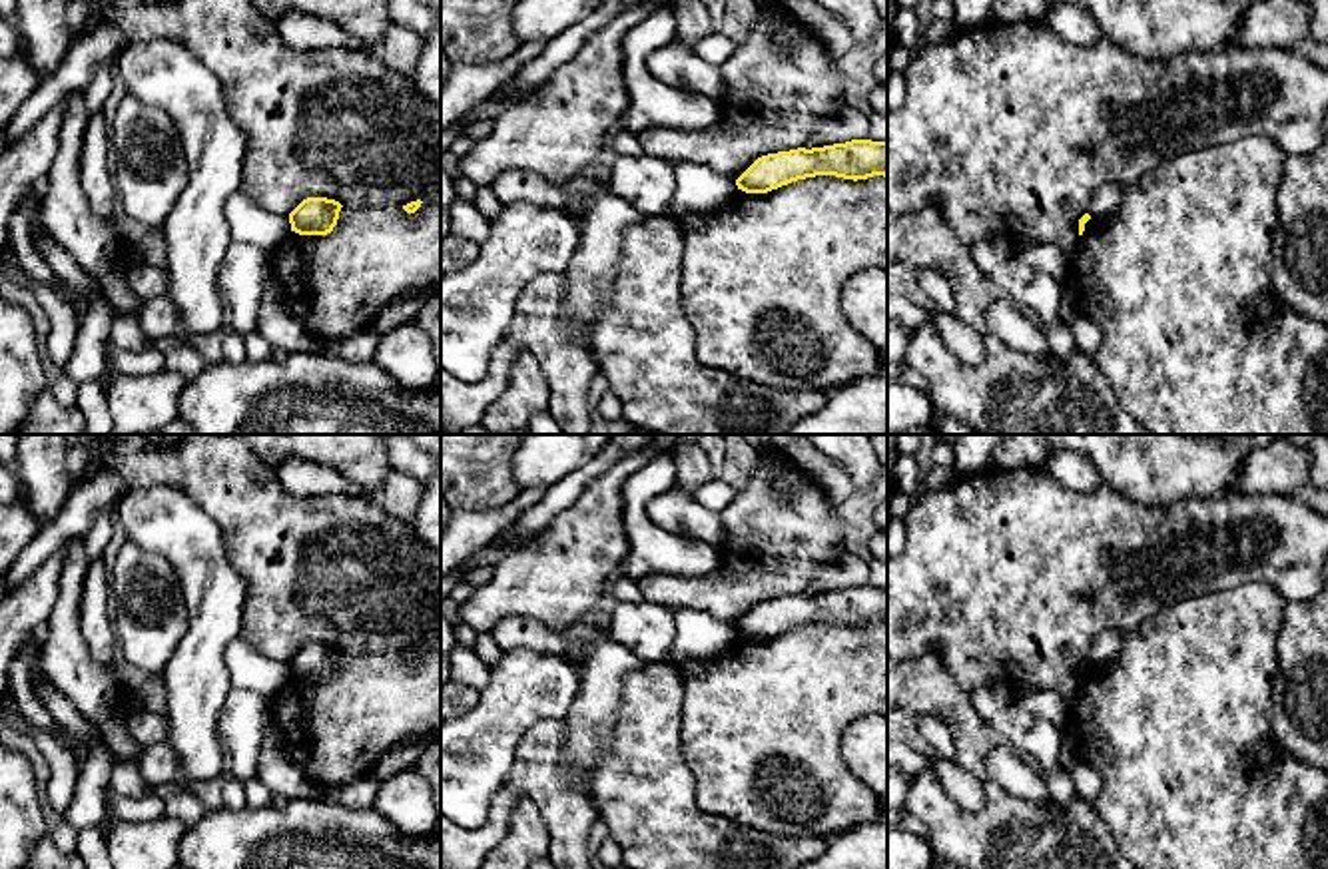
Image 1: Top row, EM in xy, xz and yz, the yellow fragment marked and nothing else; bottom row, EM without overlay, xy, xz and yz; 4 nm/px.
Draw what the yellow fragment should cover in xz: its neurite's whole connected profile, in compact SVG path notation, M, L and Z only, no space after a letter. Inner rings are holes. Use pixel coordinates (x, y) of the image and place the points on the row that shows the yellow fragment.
M851 140L824 147L798 147L758 157L738 179L746 193L768 193L798 179L835 175L843 179L887 177L887 142Z

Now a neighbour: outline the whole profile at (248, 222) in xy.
M241 189L225 203L231 241L243 241L269 253L291 231L289 217L259 207Z

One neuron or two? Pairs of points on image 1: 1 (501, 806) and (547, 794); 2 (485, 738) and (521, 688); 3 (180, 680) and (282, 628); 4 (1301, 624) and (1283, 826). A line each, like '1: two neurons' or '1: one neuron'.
1: one neuron
2: one neuron
3: two neurons
4: two neurons

